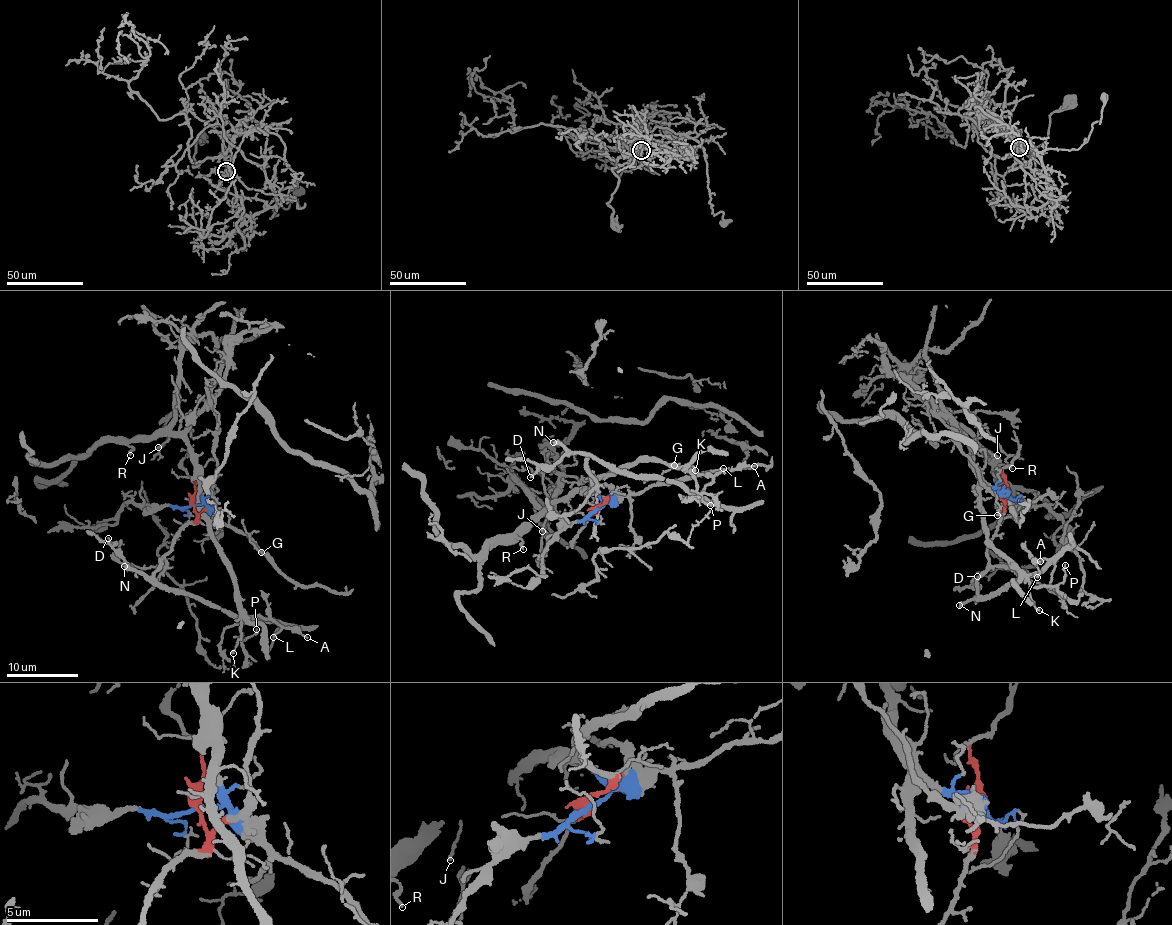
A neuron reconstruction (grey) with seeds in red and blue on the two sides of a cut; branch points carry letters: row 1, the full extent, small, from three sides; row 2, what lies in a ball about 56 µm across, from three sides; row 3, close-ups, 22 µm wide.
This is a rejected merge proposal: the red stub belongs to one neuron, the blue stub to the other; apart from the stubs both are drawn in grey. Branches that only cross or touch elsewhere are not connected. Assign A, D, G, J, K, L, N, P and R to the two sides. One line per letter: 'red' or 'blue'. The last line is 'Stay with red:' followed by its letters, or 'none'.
A: red
D: red
G: blue
J: blue
K: blue
L: red
N: red
P: blue
R: blue
Stay with red: A, D, L, N

